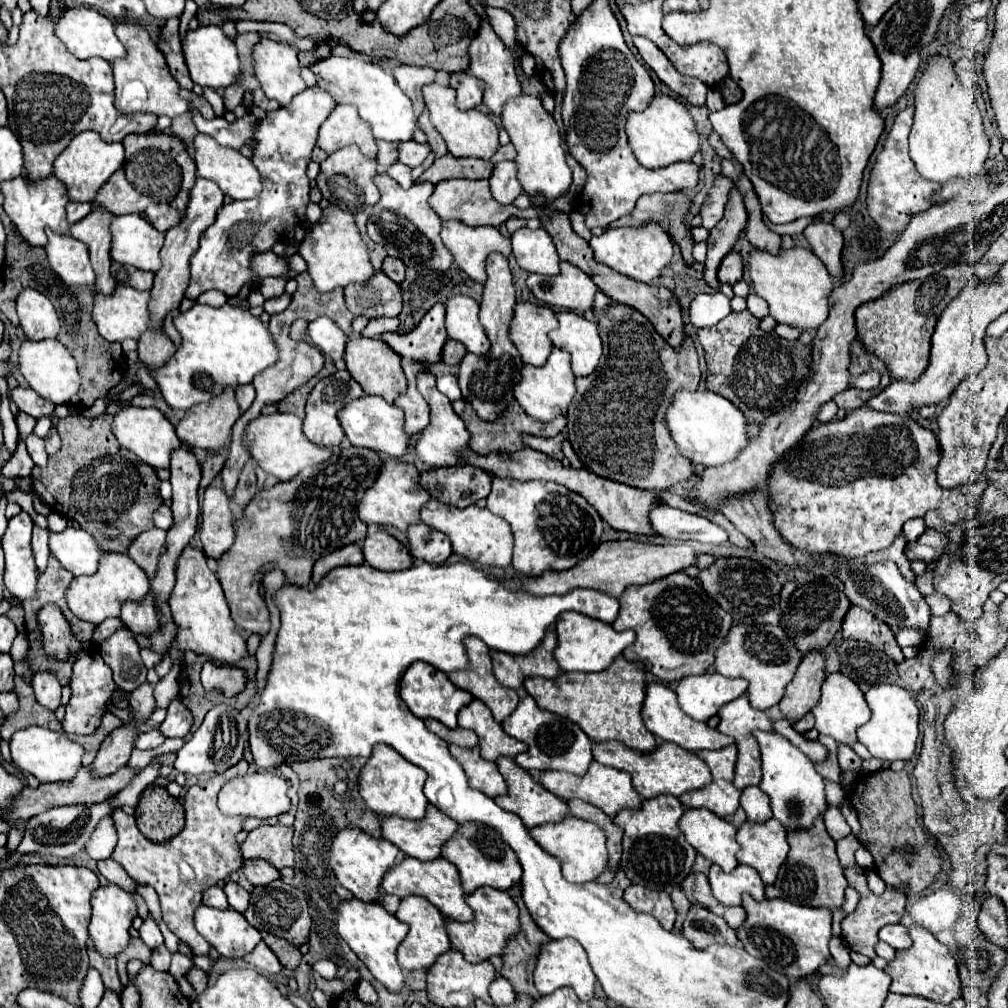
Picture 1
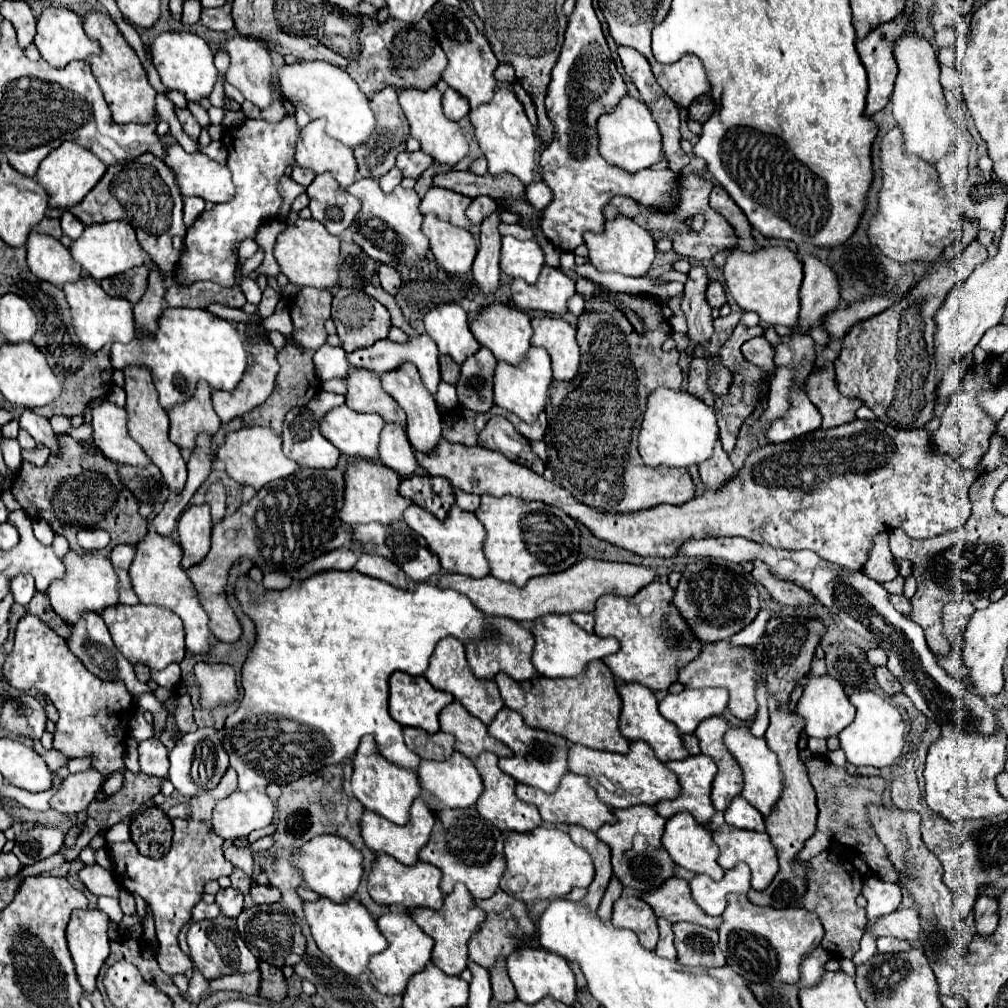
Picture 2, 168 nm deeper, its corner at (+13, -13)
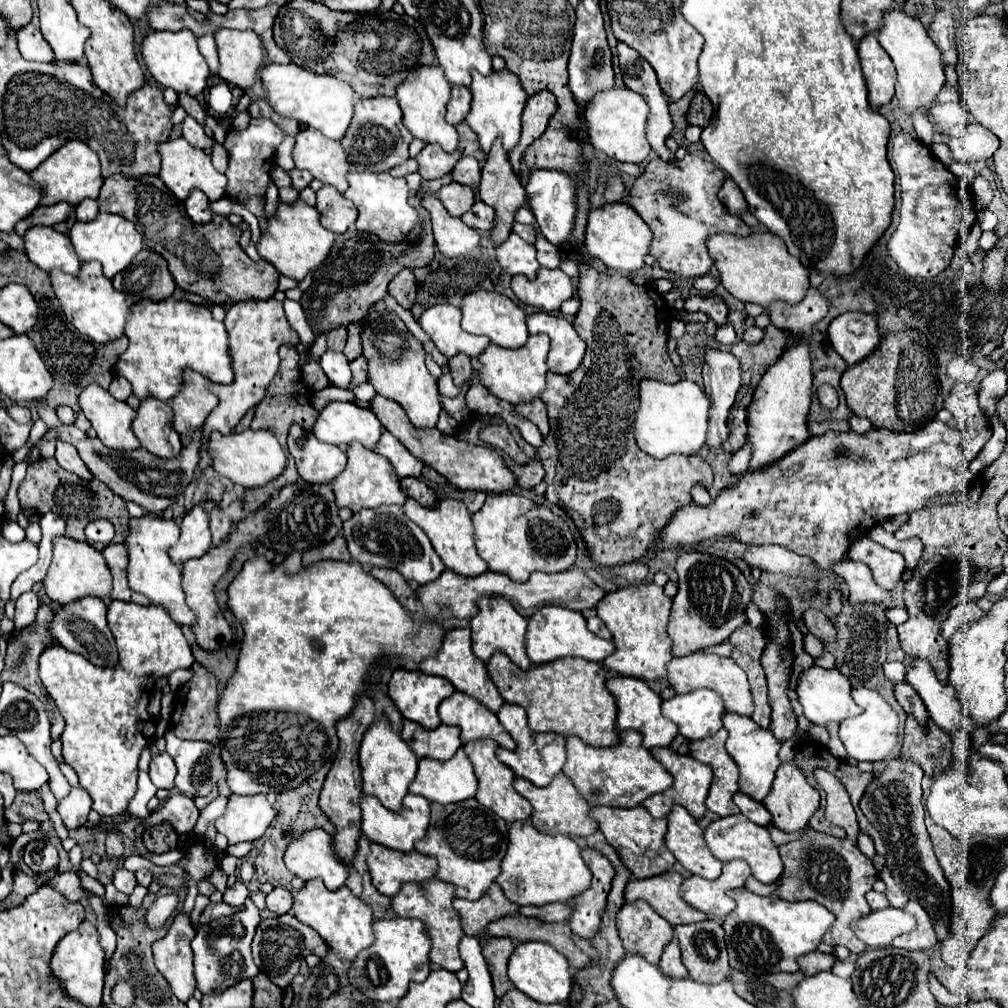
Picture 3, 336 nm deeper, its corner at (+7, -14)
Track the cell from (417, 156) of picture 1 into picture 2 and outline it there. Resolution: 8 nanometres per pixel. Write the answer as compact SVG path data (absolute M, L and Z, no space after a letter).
M403 151L397 157L397 169L403 173L403 177L413 177L413 179L417 179L431 163L433 159L423 151L415 151L415 153Z

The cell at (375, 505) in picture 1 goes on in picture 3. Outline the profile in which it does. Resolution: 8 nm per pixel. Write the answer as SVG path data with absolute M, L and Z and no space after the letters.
M349 444L347 448L347 466L345 470L331 482L335 500L339 508L349 508L351 512L359 512L361 508L375 508L381 504L403 504L407 496L401 492L399 478L393 472L393 466L389 460L379 456L373 450L367 450L363 444Z

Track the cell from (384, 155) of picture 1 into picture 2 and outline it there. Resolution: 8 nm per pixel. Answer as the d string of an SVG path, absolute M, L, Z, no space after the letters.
M391 85L377 91L371 97L371 107L375 107L375 113L379 115L379 131L377 131L375 139L369 139L367 143L363 143L363 147L353 149L361 177L369 177L369 179L383 177L387 171L391 171L395 167L395 157L405 149L405 141L409 137L409 123L401 111L401 105L397 99L399 99L399 89L395 89Z

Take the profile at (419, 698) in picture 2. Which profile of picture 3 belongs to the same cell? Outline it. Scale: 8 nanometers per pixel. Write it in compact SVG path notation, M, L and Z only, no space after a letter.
M395 668L391 672L389 682L387 682L387 696L391 698L391 702L395 704L395 708L401 712L401 716L407 718L407 720L413 720L413 722L421 724L423 728L437 728L441 724L437 708L453 692L455 692L455 688L453 688L453 684L449 680L425 674L421 670Z

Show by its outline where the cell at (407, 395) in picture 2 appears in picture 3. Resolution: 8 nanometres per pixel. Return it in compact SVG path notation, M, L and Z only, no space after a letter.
M383 302L377 304L377 308L373 306L363 318L361 344L363 356L367 360L367 382L373 384L373 388L381 396L405 408L409 420L417 428L435 428L441 412L441 402L437 392L437 380L429 374L425 366L423 344L407 330L407 326L397 318L395 312L385 310Z

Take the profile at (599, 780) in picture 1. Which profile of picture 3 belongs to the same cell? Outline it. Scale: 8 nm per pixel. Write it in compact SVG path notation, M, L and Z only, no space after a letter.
M557 774L549 786L537 788L525 778L515 778L513 780L515 790L525 796L533 804L533 812L529 822L533 824L535 830L545 834L545 826L549 834L567 834L567 836L591 836L597 832L597 822L589 818L589 804L577 796L577 790L573 788L571 780L565 774Z

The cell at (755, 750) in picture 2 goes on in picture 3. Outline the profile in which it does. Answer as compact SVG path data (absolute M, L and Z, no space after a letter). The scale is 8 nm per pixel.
M725 712L721 720L723 720L723 728L729 732L725 748L727 748L729 756L735 760L735 764L739 768L739 782L737 782L739 790L761 802L769 794L771 782L773 782L775 772L779 768L777 752L779 752L781 744L775 740L771 730L763 730L749 716L739 716L739 714L733 714L733 712Z

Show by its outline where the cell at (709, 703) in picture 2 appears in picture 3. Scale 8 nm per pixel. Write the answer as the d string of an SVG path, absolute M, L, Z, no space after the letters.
M693 690L687 694L677 694L661 704L663 714L677 724L679 734L689 740L701 740L713 736L723 724L721 716L725 712L721 698L709 690Z

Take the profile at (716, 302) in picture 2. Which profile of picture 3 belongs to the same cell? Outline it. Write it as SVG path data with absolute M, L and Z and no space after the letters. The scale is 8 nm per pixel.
M689 296L685 302L687 312L705 312L717 326L727 324L727 306L721 298L715 296Z

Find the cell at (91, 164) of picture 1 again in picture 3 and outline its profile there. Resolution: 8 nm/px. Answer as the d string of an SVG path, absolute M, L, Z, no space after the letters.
M71 140L57 148L45 162L37 166L37 170L29 172L29 176L41 186L41 206L53 206L57 202L67 202L71 206L77 206L85 198L97 198L99 188L103 184L101 178L101 166L97 154L79 140Z

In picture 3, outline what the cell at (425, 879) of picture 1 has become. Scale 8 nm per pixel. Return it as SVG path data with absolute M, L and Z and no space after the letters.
M371 844L367 866L373 878L373 886L381 894L391 898L401 890L405 882L425 882L433 878L437 870L437 860L417 850L397 852L381 844Z

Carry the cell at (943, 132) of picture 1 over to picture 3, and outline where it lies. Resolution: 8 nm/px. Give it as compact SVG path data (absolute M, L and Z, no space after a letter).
M895 8L883 14L883 26L875 32L875 36L895 64L895 72L897 72L895 92L901 108L909 114L913 114L915 108L921 108L925 114L929 114L931 102L935 100L935 96L945 84L945 72L941 66L939 48L927 36L925 26L917 18L907 16L903 10Z

